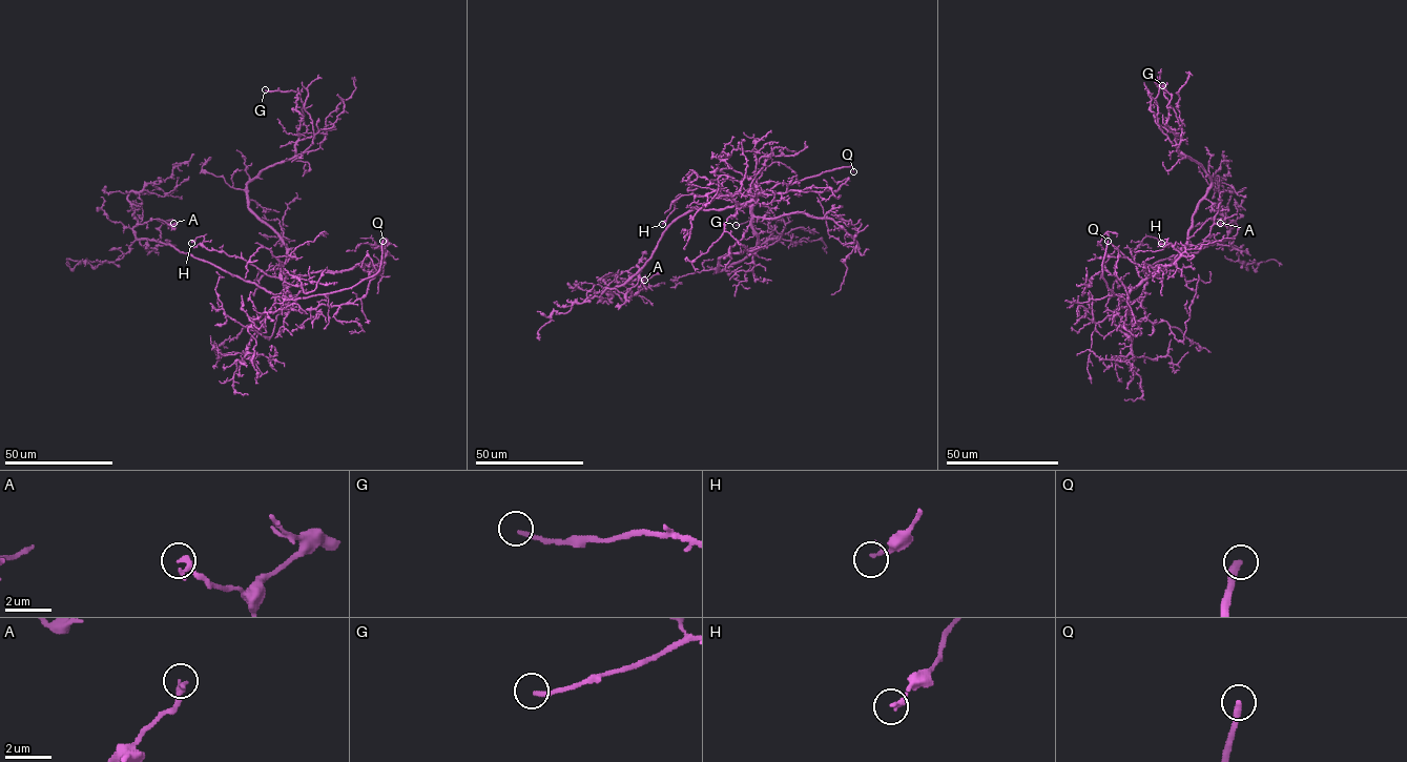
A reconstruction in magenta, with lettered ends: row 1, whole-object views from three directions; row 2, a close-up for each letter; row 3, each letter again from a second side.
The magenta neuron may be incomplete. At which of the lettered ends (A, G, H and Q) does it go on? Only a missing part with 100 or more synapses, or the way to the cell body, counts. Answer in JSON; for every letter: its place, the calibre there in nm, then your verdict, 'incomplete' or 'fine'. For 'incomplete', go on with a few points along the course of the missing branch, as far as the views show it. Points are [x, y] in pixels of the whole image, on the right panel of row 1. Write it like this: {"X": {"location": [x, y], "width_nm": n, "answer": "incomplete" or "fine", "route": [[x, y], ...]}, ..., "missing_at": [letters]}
{"A": {"location": [1220, 223], "width_nm": 240, "answer": "fine"}, "G": {"location": [1162, 85], "width_nm": 200, "answer": "fine"}, "H": {"location": [1161, 243], "width_nm": 180, "answer": "fine"}, "Q": {"location": [1108, 241], "width_nm": 320, "answer": "incomplete", "route": [[1108, 241], [1109, 224]]}, "missing_at": ["Q"]}

